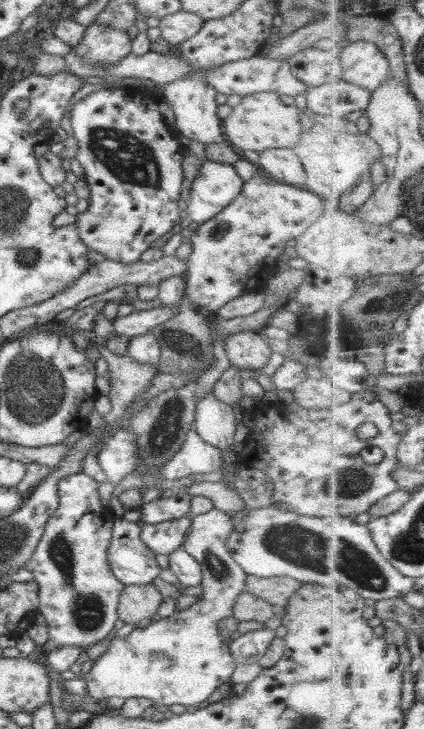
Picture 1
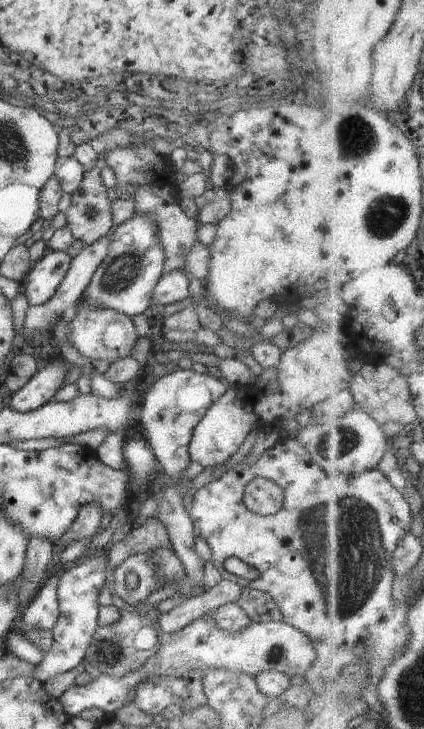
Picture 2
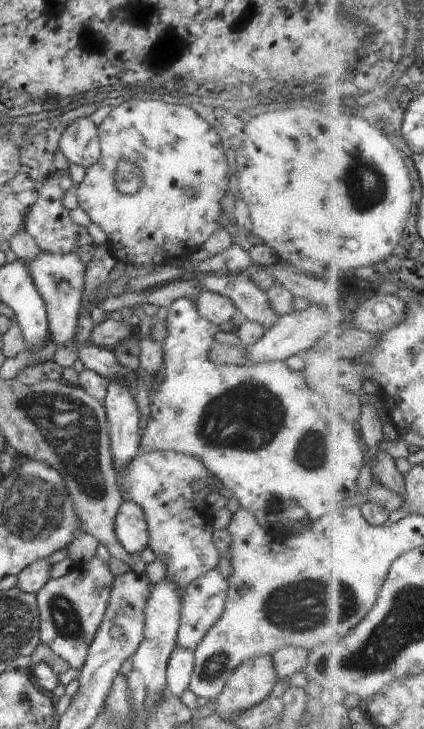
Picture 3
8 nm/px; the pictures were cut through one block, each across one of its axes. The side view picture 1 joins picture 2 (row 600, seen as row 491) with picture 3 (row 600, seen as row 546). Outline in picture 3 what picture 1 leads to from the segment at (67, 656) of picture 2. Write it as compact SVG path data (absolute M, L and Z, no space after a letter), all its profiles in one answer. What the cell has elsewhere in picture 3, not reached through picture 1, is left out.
M94 555L85 565L76 564L70 571L59 579L50 579L35 594L39 610L39 639L43 645L50 647L70 667L80 672L89 653L98 627L105 615L115 576L110 572L108 563L98 555Z

